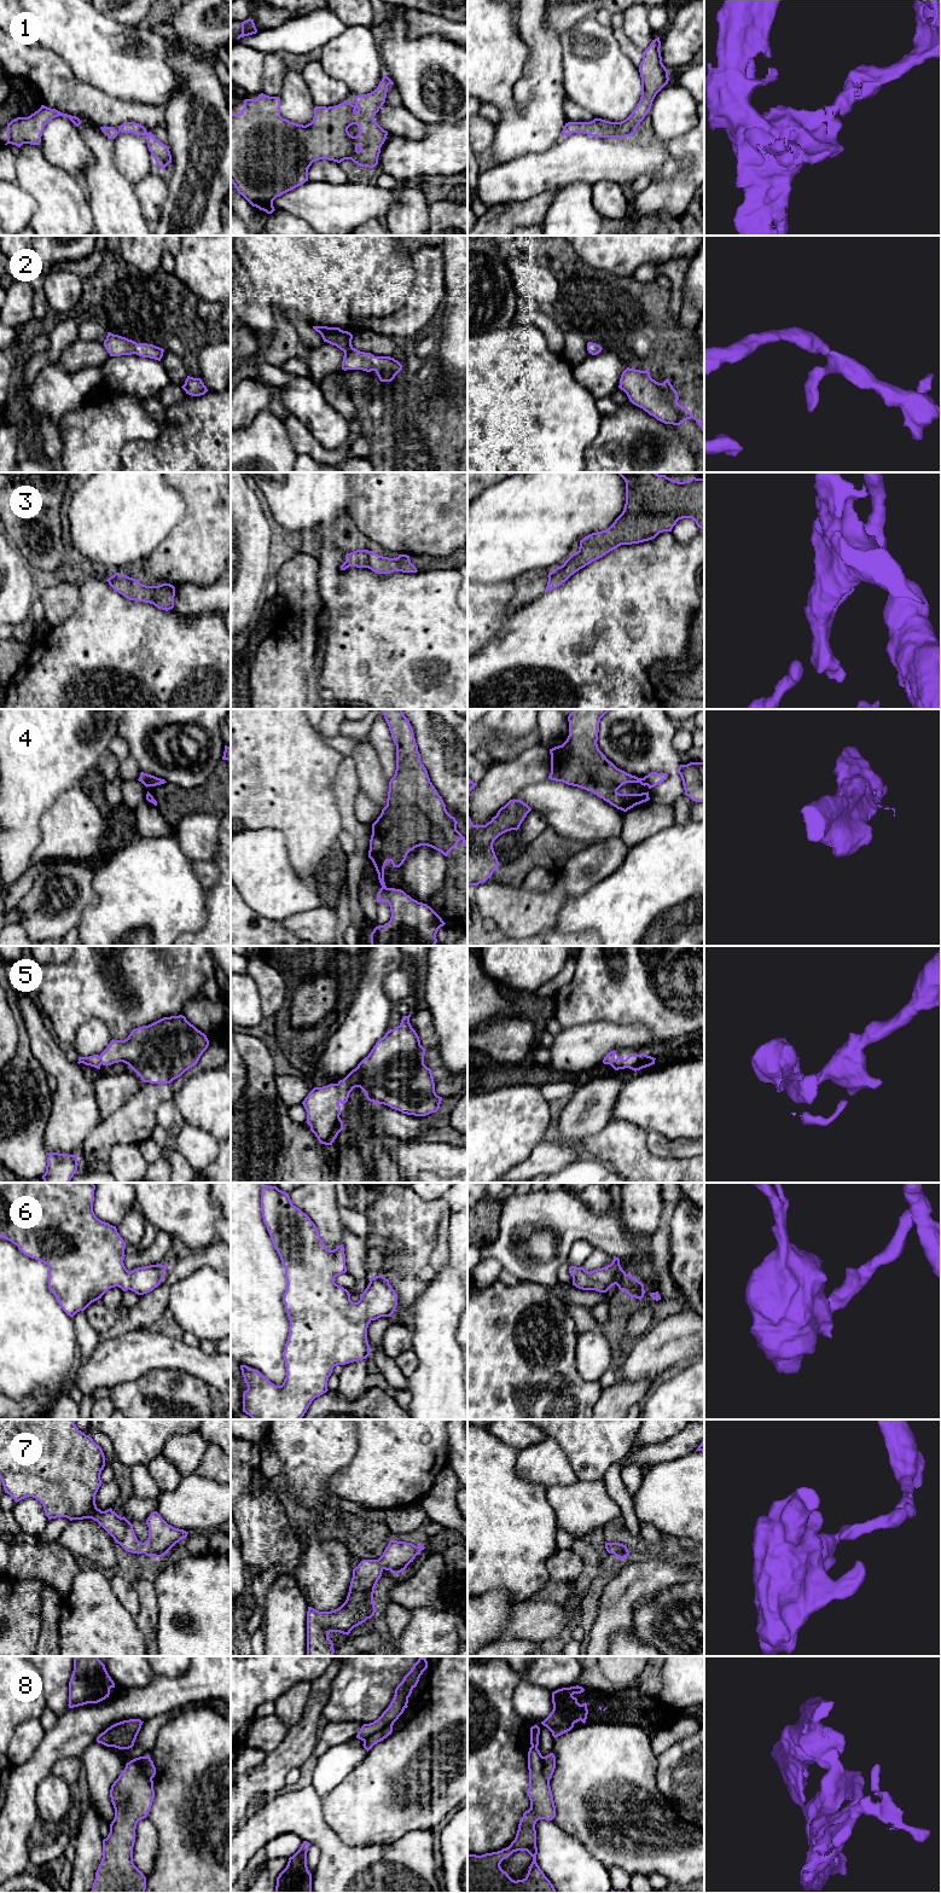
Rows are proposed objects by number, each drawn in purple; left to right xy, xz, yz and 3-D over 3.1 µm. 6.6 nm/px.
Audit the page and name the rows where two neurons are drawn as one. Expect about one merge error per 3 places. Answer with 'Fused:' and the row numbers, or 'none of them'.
Fused: 4, 8

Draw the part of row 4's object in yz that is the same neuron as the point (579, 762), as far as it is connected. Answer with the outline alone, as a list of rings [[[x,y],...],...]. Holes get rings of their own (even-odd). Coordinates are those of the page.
[[[574,709],[569,714],[569,736],[567,741],[562,745],[550,749],[551,773],[548,779],[592,791],[617,809],[627,812],[634,806],[649,801],[650,797],[649,791],[641,794],[620,794],[617,791],[626,783],[640,783],[645,786],[646,782],[644,778],[638,778],[617,768],[599,750],[597,744],[599,722],[609,710],[610,709]]]

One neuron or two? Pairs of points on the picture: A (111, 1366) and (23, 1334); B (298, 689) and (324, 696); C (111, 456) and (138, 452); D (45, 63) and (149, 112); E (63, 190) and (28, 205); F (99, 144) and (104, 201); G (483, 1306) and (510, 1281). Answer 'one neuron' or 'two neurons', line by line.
A: two neurons
B: two neurons
C: two neurons
D: one neuron
E: two neurons
F: one neuron
G: two neurons

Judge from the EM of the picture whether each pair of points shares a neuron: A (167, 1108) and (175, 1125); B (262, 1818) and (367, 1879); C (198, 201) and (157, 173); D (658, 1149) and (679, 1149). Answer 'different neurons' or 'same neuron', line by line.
A: same neuron
B: same neuron
C: different neurons
D: same neuron

